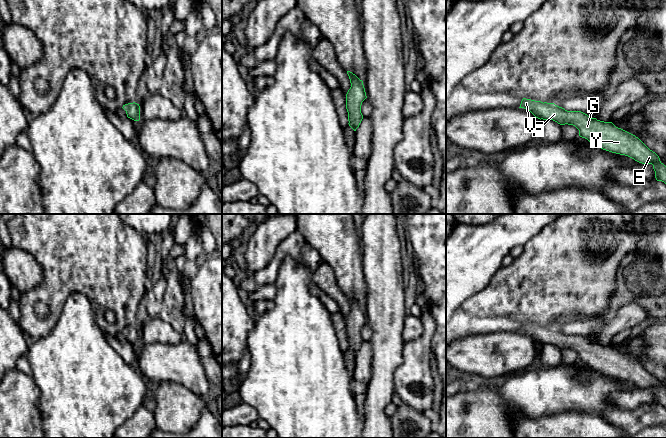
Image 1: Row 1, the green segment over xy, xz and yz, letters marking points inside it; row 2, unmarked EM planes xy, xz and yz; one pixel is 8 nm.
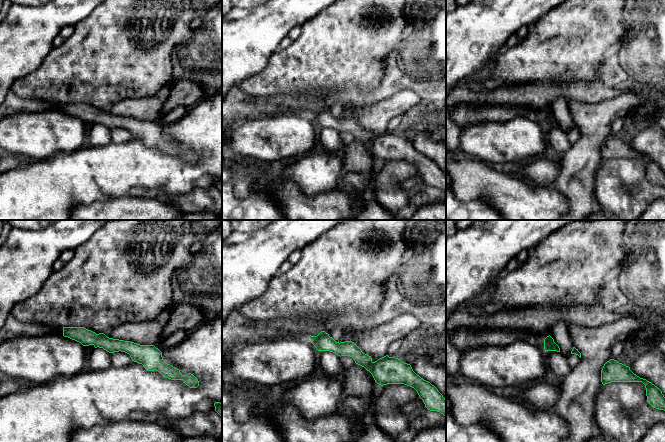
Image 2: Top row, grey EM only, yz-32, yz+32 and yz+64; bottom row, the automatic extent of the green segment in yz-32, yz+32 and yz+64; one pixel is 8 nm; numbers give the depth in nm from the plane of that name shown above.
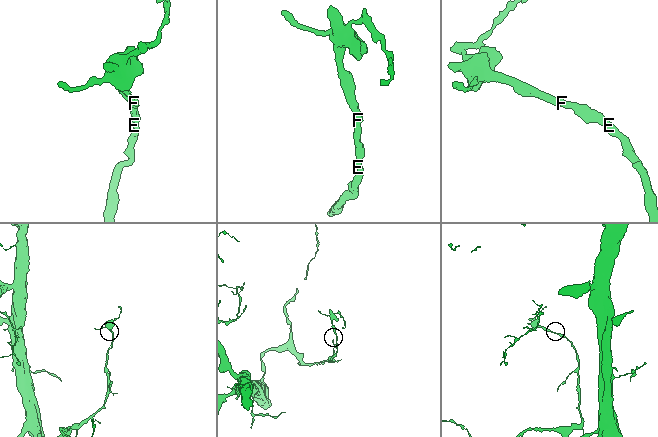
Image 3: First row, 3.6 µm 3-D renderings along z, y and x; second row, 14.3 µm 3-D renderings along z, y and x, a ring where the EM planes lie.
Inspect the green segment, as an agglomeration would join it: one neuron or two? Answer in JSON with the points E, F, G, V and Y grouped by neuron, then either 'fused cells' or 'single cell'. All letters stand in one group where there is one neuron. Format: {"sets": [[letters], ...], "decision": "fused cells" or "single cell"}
{"sets": [["E", "F", "G", "V", "Y"]], "decision": "single cell"}

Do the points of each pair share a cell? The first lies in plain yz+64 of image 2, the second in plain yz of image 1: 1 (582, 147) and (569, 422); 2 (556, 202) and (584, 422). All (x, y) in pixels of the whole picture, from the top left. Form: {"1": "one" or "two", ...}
{"1": "two", "2": "one"}

